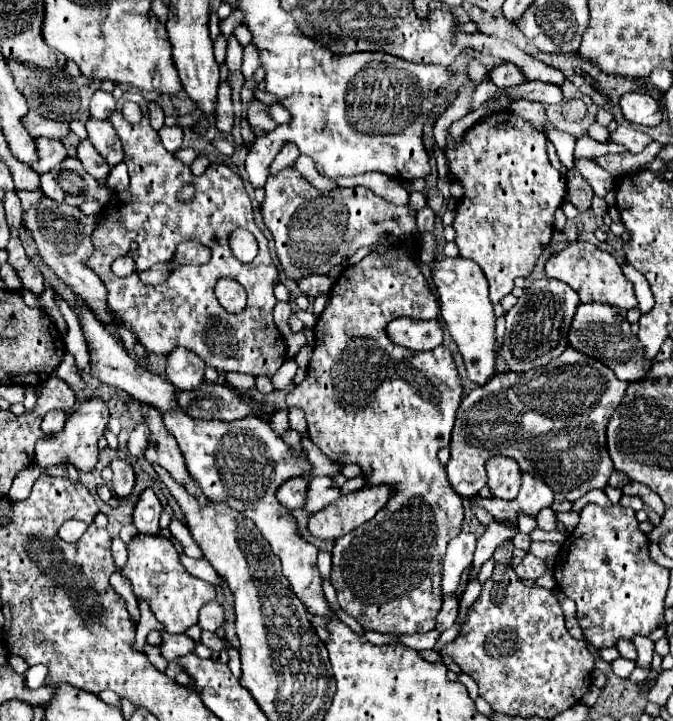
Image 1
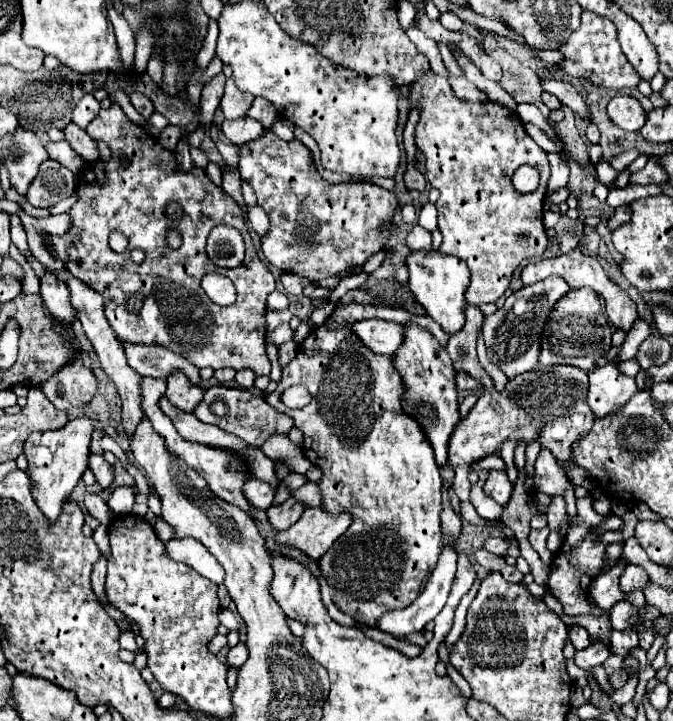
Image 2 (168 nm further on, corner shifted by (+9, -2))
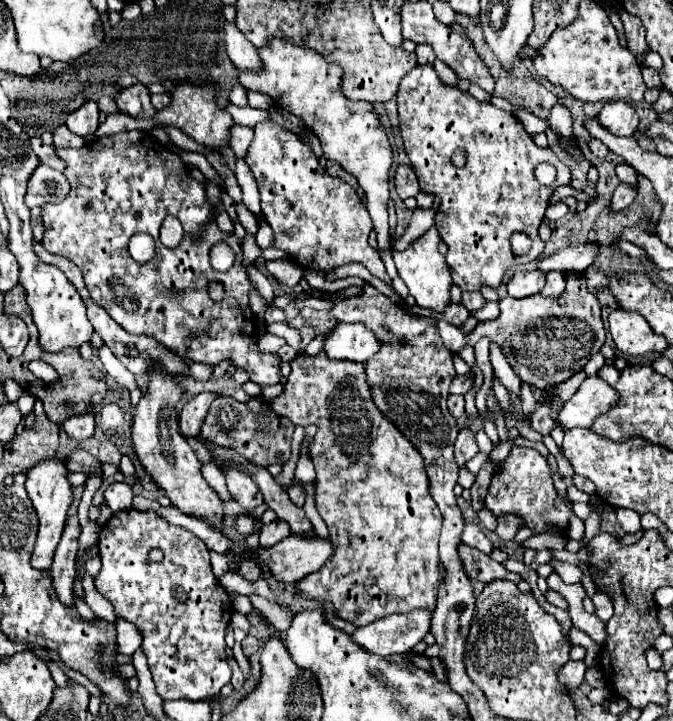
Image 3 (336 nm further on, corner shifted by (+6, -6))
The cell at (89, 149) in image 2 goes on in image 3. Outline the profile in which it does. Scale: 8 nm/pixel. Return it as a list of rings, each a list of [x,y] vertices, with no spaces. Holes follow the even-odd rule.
[[[64,124],[52,132],[52,140],[54,140],[54,146],[60,146],[60,148],[78,148],[84,144],[84,140],[80,136],[74,136]]]

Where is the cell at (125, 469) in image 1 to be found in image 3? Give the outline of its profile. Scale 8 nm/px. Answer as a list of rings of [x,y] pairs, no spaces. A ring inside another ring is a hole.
[[[74,450],[68,458],[66,458],[66,468],[70,472],[84,472],[84,474],[90,474],[90,472],[96,472],[98,476],[102,474],[102,468],[100,468],[100,462],[86,450]]]

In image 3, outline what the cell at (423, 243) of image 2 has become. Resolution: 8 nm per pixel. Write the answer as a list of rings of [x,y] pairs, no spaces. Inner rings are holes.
[[[416,208],[412,214],[412,220],[404,232],[404,236],[392,240],[392,250],[404,250],[408,248],[414,240],[418,240],[432,224],[434,224],[434,210],[432,208]]]

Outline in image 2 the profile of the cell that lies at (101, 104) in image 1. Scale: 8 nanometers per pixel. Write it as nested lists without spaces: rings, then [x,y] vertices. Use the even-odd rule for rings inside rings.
[[[85,94],[85,96],[79,100],[79,104],[75,106],[75,110],[73,110],[73,122],[75,122],[79,128],[87,128],[89,122],[99,114],[99,110],[101,110],[99,100],[95,100],[93,94]]]

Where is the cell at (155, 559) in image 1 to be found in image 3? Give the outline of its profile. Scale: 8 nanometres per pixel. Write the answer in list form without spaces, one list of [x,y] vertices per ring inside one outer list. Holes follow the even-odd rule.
[[[122,510],[112,514],[98,538],[102,568],[94,578],[96,590],[114,606],[118,618],[134,624],[142,634],[142,652],[146,654],[156,692],[162,700],[210,700],[230,682],[232,668],[226,656],[224,632],[232,616],[232,602],[210,568],[210,552],[206,544],[192,532],[168,524],[150,510]],[[158,548],[164,552],[160,562],[152,562],[148,552]]]

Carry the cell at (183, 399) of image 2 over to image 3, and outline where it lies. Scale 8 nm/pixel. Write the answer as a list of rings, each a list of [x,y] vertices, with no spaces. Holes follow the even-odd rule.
[[[202,392],[184,404],[180,412],[180,432],[184,438],[196,438],[200,434],[206,412],[216,396],[218,396],[216,392]]]

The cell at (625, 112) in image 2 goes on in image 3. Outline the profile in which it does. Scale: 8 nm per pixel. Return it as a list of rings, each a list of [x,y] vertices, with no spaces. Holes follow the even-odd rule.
[[[608,102],[598,114],[598,122],[614,136],[634,136],[638,126],[636,110],[626,102]]]

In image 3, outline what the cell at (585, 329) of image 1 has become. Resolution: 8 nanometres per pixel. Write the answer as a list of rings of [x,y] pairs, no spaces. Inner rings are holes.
[[[566,272],[564,278],[566,290],[558,298],[534,294],[530,298],[514,300],[506,296],[500,300],[500,316],[496,320],[480,322],[470,336],[460,334],[460,328],[448,324],[446,320],[438,320],[438,330],[446,348],[456,352],[460,350],[460,342],[464,344],[466,338],[470,338],[470,342],[478,342],[482,336],[498,344],[508,342],[510,352],[514,354],[514,362],[510,362],[510,366],[524,384],[546,390],[564,382],[582,370],[592,354],[600,352],[606,336],[600,318],[600,304],[596,296],[586,288],[584,276],[580,272]]]

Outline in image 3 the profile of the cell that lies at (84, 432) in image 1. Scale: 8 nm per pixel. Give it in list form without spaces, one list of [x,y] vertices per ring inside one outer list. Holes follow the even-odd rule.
[[[50,458],[50,460],[40,460],[30,472],[28,472],[28,480],[26,480],[26,490],[28,490],[28,496],[38,512],[38,518],[40,518],[40,528],[38,528],[38,538],[36,538],[36,546],[34,546],[34,552],[32,552],[32,558],[30,558],[30,564],[32,568],[38,568],[42,572],[48,572],[50,566],[52,566],[52,558],[54,558],[54,550],[58,546],[58,540],[62,536],[62,528],[66,524],[66,512],[68,512],[68,506],[72,502],[72,486],[70,482],[66,480],[66,466],[64,466],[64,460],[56,460],[56,458]]]

